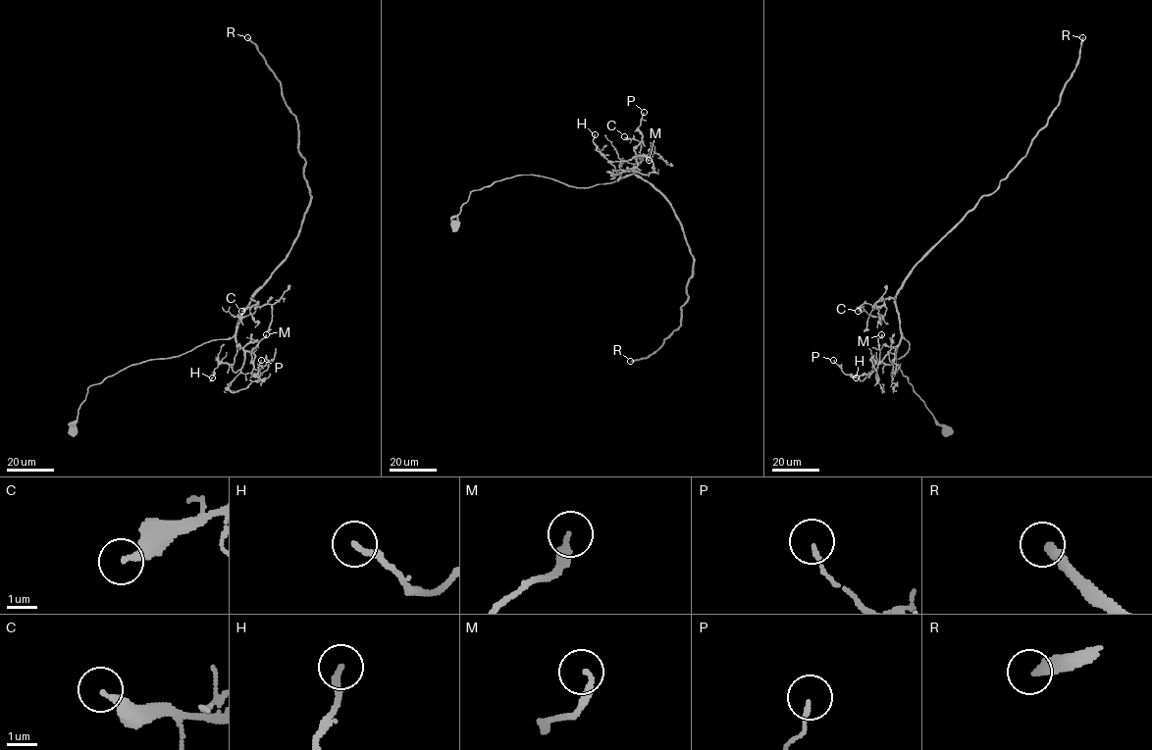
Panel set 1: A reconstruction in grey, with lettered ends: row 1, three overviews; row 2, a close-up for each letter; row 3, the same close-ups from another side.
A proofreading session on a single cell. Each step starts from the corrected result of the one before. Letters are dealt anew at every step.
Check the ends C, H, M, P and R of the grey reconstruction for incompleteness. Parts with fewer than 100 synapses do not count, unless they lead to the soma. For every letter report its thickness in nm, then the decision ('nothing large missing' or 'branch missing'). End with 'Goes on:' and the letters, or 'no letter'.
C: 300 nm | nothing large missing
H: 180 nm | nothing large missing
M: 240 nm | nothing large missing
P: 120 nm | nothing large missing
R: 280 nm | branch missing
Goes on: R

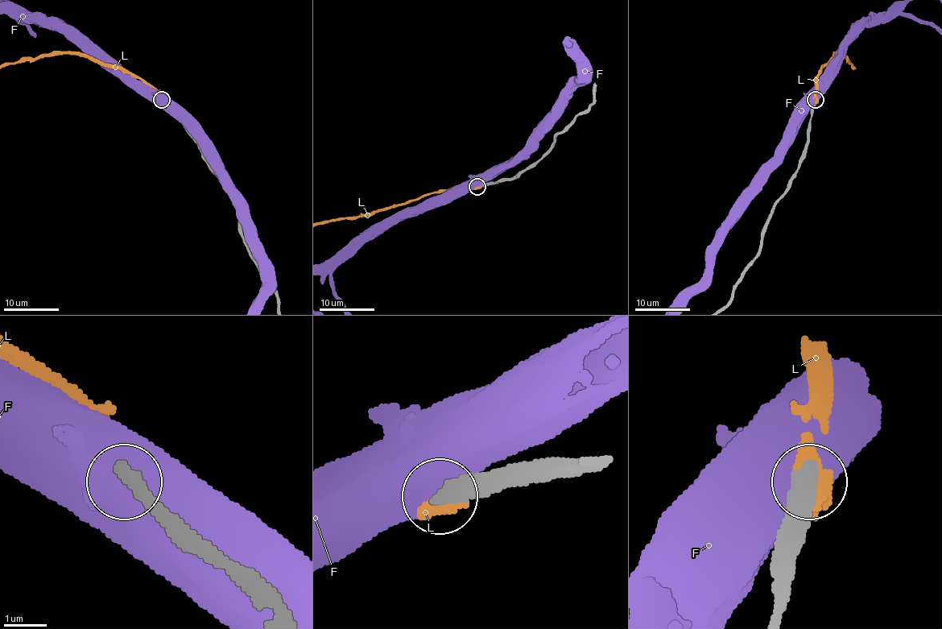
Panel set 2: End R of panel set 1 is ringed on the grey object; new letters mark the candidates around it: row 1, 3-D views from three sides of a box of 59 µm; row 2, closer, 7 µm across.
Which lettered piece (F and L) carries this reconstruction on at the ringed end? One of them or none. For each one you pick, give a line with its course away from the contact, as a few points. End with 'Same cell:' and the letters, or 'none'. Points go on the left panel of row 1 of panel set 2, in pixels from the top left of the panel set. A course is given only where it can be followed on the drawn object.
Same cell: L

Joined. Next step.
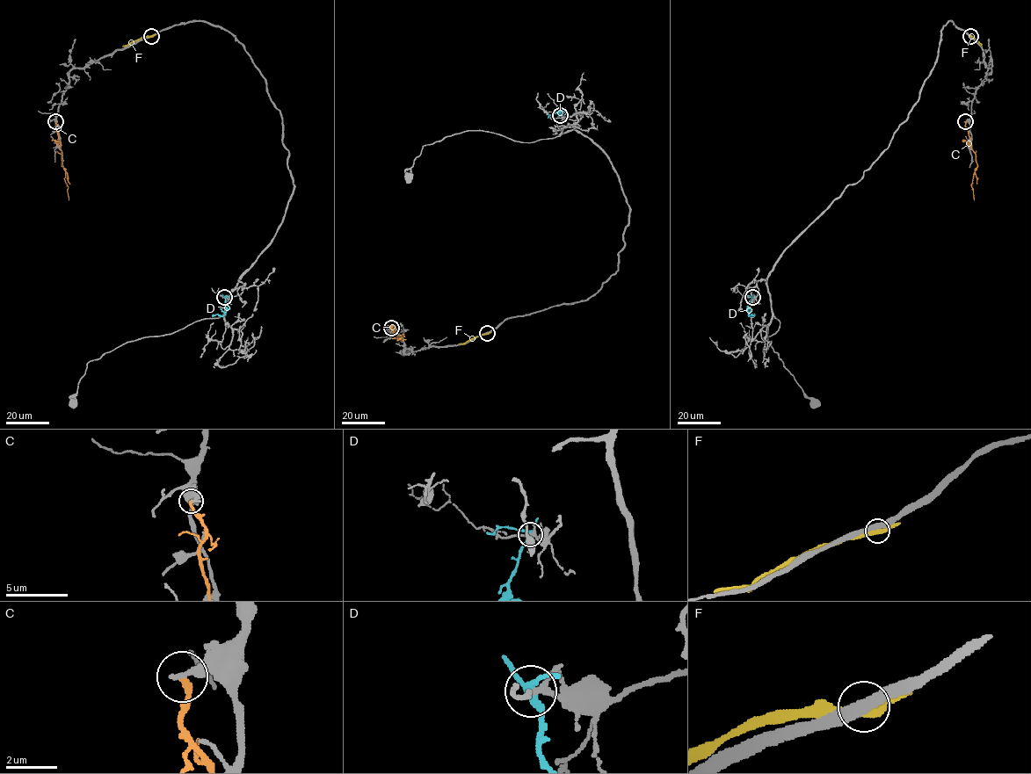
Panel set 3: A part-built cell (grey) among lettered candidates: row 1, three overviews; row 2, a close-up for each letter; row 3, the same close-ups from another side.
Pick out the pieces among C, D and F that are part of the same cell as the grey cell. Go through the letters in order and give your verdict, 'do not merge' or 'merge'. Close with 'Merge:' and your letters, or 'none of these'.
C: do not merge
D: do not merge
F: do not merge
Merge: none of these

